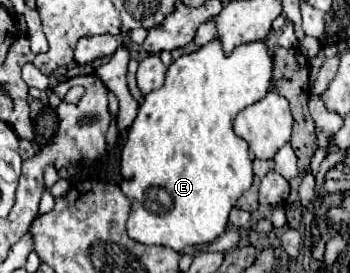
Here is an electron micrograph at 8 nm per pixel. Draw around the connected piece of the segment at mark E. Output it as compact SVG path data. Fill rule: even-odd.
M218 39L200 47L190 55L176 59L166 73L166 81L158 91L148 93L138 115L128 129L122 147L122 193L130 199L132 211L126 223L128 237L144 245L170 247L176 253L194 245L212 243L226 229L230 209L238 197L253 183L253 159L244 139L234 135L232 123L246 105L260 101L272 85L272 57L264 41L246 43L234 49L232 55L222 53Z

